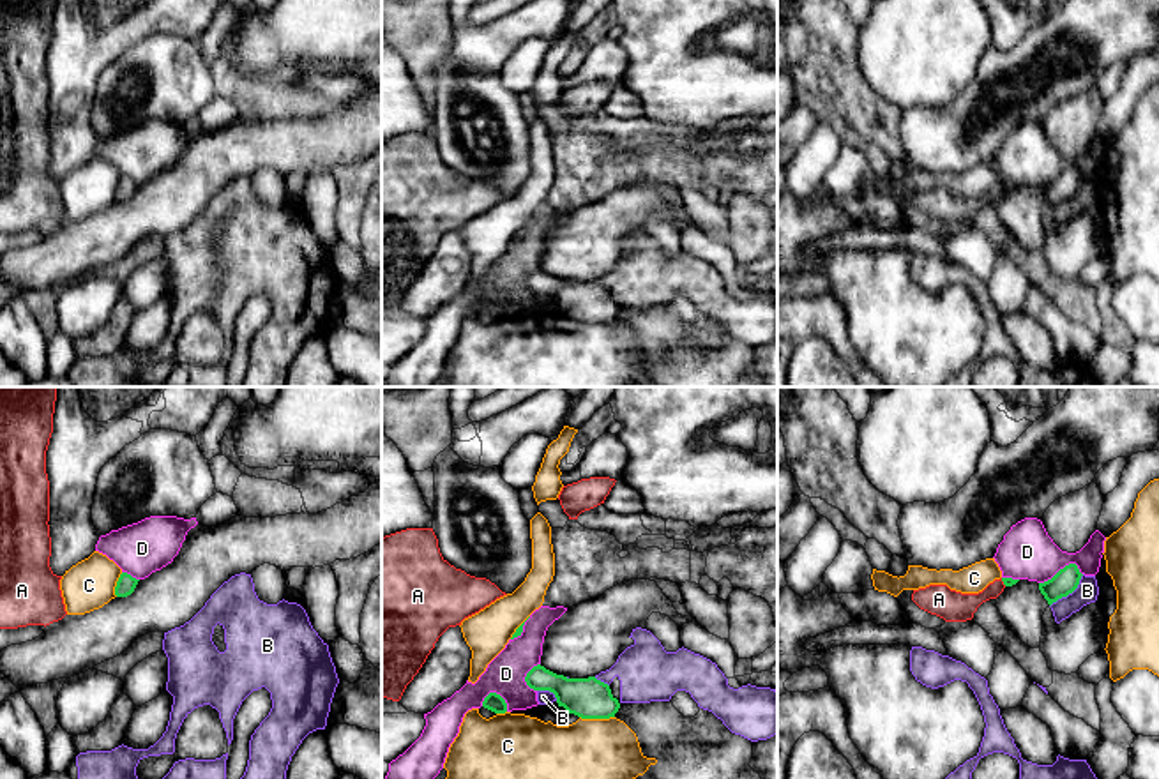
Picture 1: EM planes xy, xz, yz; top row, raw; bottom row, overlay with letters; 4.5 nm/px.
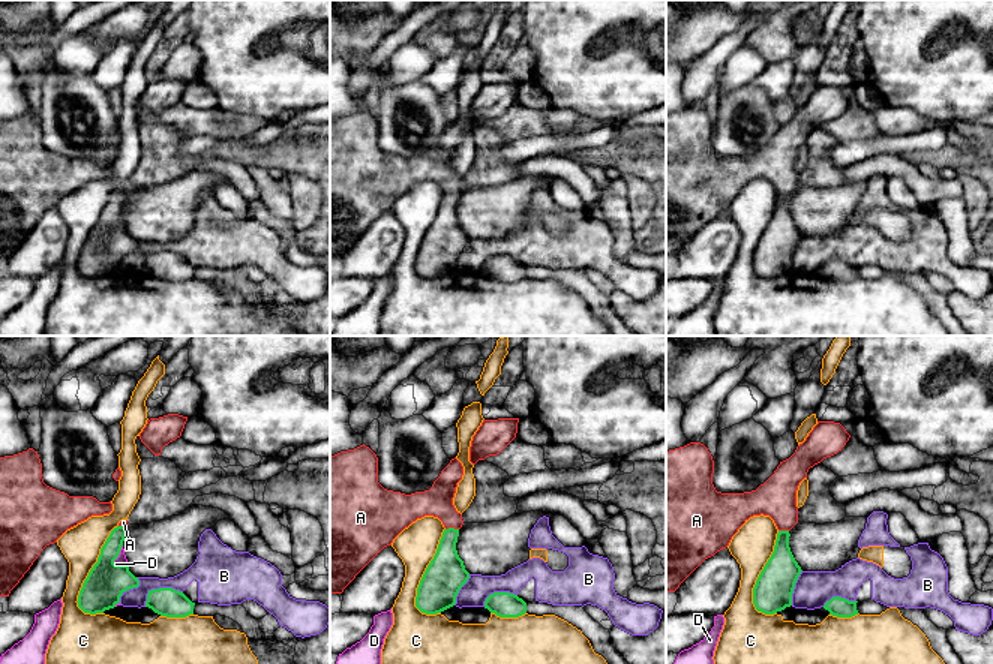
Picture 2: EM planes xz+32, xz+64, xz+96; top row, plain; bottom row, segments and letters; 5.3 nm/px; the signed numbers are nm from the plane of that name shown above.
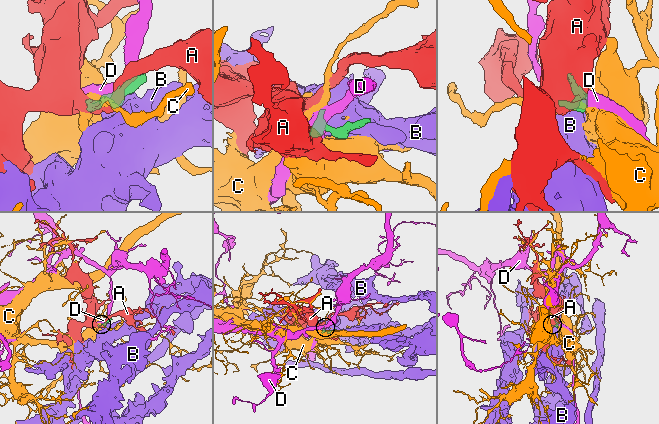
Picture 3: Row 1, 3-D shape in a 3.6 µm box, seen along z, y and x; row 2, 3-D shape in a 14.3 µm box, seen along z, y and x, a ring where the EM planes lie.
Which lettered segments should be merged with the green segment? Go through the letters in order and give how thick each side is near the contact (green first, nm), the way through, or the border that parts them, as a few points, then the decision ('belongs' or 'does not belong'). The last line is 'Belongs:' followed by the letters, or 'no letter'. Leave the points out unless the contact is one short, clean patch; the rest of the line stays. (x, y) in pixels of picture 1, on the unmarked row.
A: calibres 50 and 140 nm; way yz (1007, 186), (1002, 184), (984, 200), (954, 211); belongs
B: calibres 110 and 100 nm; does not belong
C: calibres 190 and 440 nm; does not belong
D: calibres 110 and 240 nm; does not belong
Belongs: A

